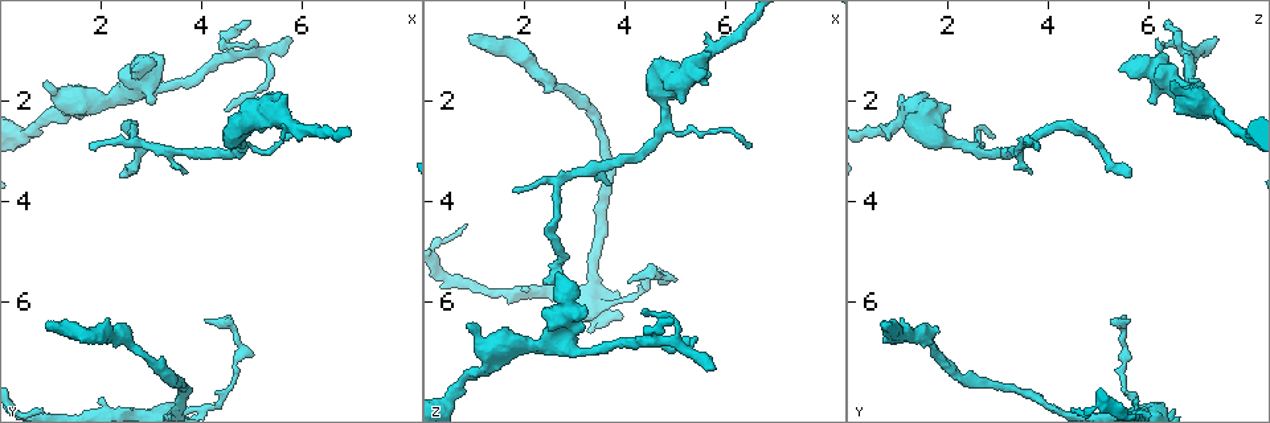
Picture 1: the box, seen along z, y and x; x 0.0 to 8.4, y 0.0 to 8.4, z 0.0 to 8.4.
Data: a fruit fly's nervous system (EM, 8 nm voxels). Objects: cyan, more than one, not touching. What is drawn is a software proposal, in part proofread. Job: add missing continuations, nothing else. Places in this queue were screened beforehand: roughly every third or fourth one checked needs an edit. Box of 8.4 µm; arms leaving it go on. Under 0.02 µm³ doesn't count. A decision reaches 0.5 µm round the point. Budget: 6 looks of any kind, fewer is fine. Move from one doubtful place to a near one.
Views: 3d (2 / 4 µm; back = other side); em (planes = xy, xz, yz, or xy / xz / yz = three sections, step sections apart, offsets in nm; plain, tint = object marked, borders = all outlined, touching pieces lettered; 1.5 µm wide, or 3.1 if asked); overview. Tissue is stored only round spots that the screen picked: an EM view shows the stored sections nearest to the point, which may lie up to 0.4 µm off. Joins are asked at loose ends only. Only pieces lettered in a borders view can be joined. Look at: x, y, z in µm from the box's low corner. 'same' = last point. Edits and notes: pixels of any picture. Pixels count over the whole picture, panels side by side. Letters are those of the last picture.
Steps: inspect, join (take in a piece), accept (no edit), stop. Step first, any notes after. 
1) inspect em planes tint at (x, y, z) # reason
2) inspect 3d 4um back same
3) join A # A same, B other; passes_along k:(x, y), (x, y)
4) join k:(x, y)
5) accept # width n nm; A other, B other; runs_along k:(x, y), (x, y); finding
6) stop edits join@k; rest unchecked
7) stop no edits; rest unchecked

inspect 3d 2um at (4.00, 6.35, 5.60) # branch stops here

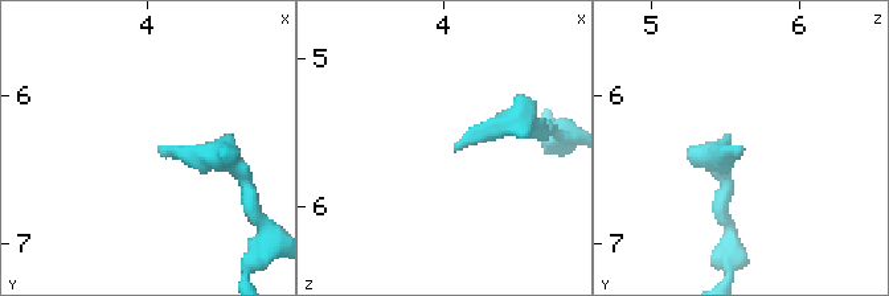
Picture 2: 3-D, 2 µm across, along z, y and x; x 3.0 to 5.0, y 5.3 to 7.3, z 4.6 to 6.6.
inspect em yz step 8 borders at (4.06, 6.38, 5.60) # shape alone is not enough

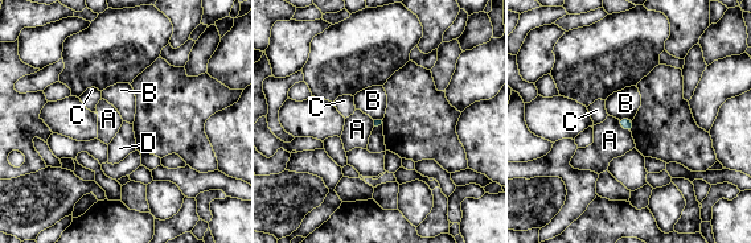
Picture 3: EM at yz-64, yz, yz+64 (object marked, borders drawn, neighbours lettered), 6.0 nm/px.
inspect em planes borders same # another direction

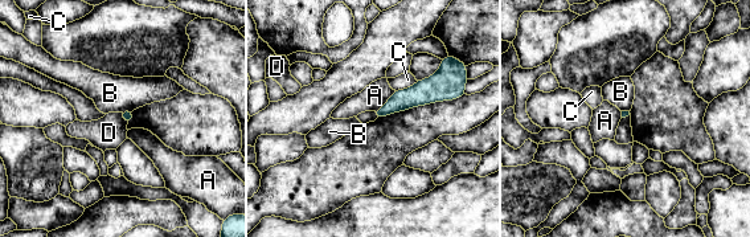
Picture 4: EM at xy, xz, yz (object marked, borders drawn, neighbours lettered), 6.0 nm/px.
accept # A other, B other, C other, D other; border 4:(119, 113), (127, 123); none of them fits

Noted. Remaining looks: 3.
inspect 3d 2um at (1.80, 2.95, 3.75) # tapers out

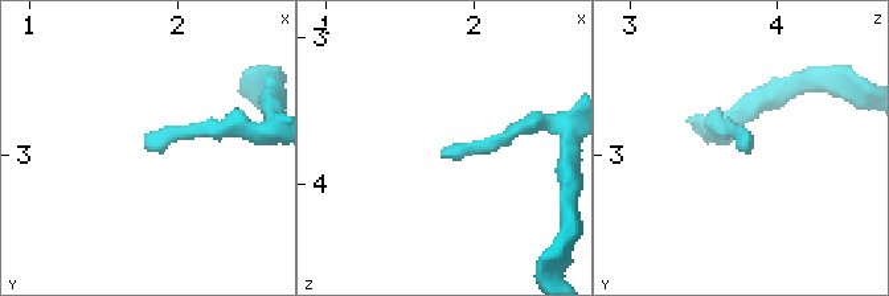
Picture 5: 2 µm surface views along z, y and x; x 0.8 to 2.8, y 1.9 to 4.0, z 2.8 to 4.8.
inspect em xy step 8 tint at (1.80, 2.96, 3.82) # now the EM

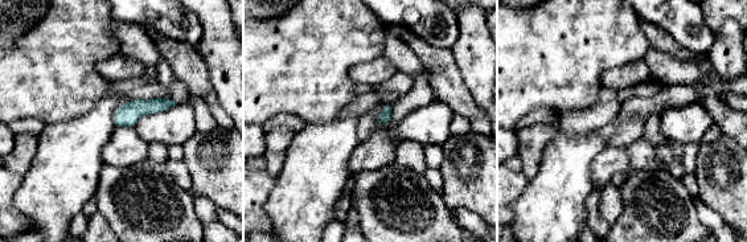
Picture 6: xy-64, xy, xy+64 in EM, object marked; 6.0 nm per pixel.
inspect em xy step 8 borders same

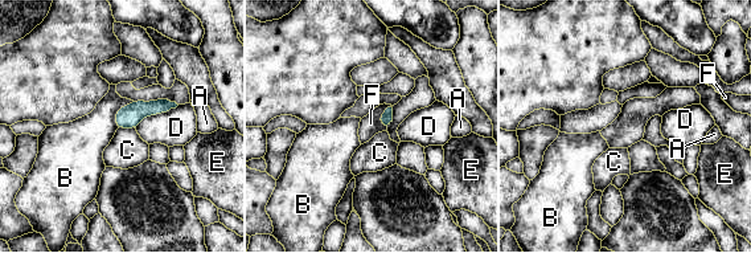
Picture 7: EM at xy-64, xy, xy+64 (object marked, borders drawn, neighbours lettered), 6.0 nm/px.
accept # width 80 nm; A other, B other, C other, D other, E other, F other; border 7:(392, 106), (380, 117), (385, 129); no lettered piece goes on from it

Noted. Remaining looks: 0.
stop no edits; rest unchecked

